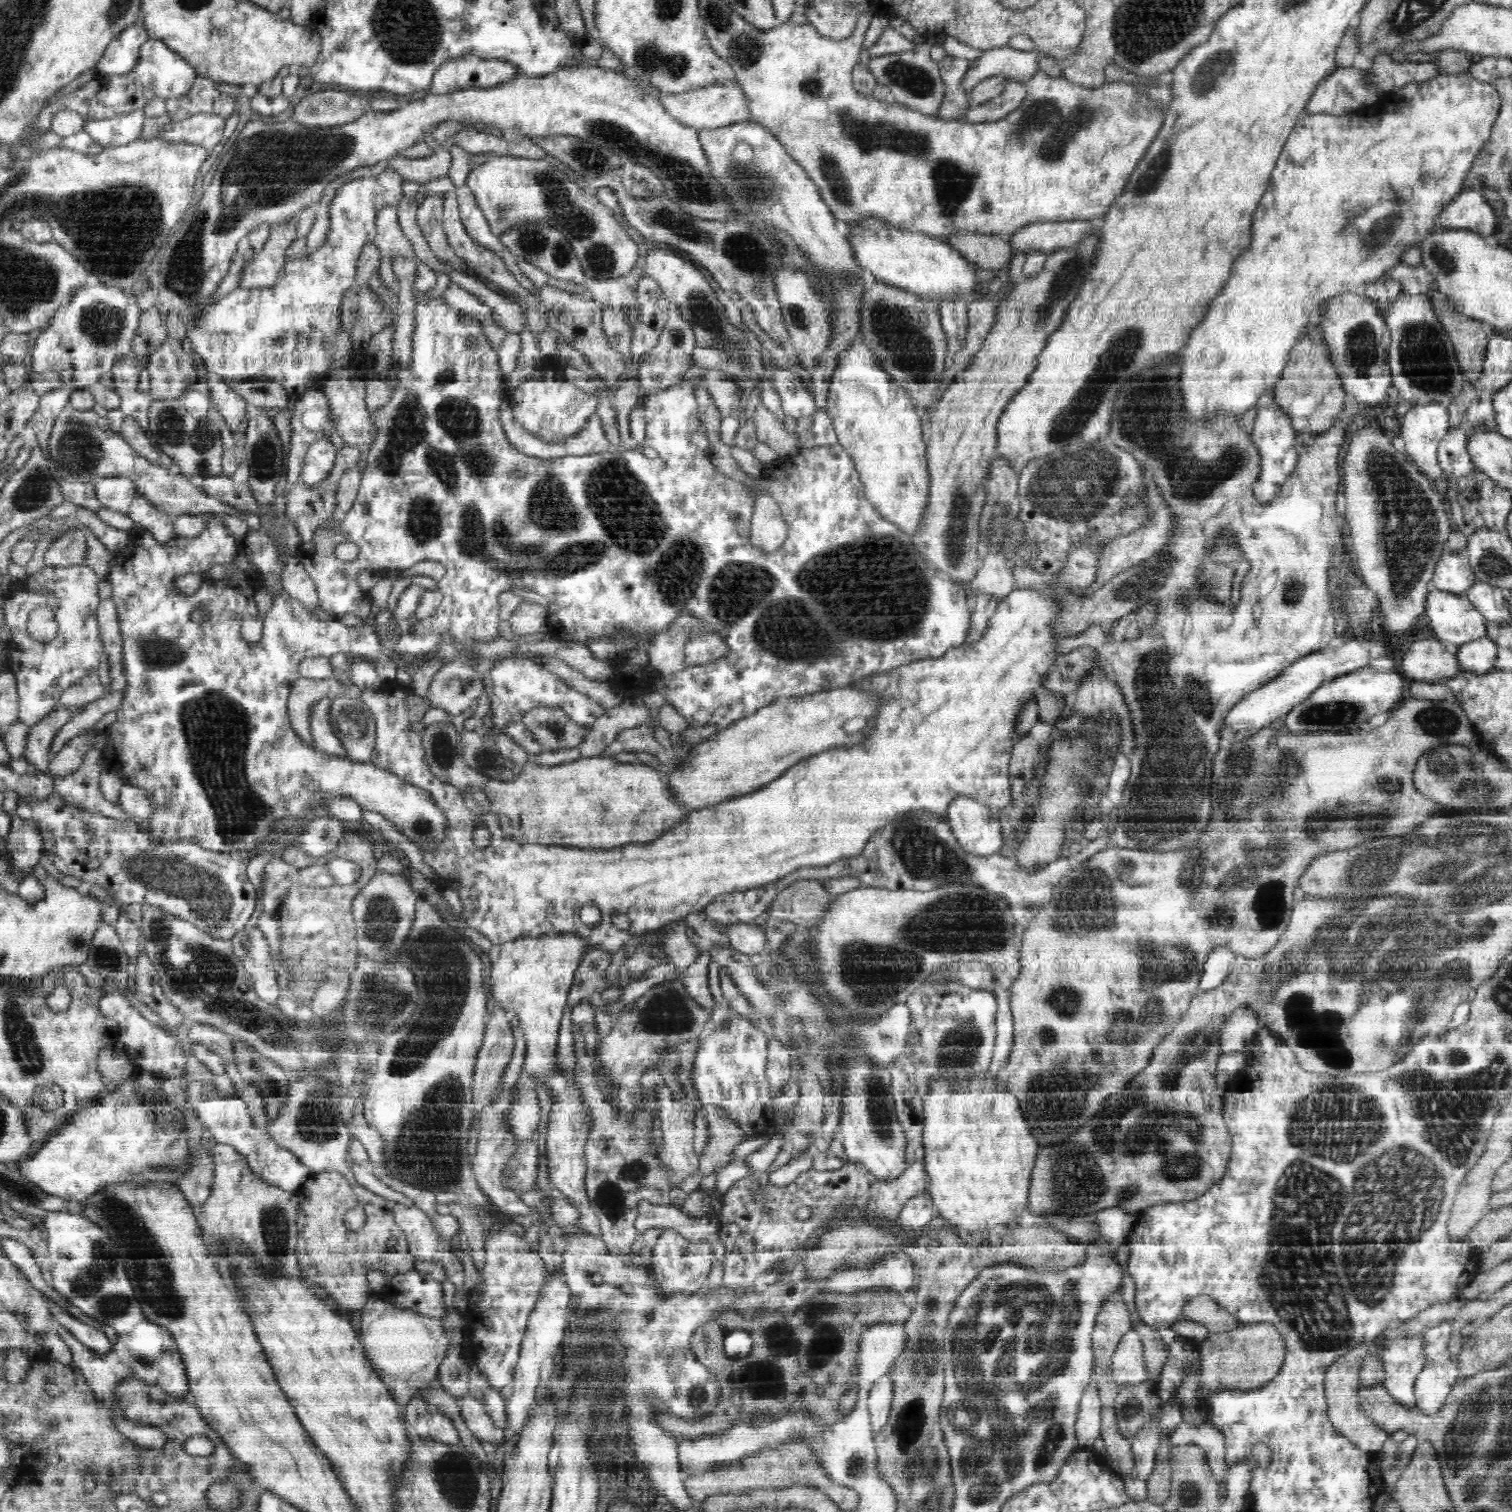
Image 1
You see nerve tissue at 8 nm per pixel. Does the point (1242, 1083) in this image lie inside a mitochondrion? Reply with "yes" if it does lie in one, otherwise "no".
no

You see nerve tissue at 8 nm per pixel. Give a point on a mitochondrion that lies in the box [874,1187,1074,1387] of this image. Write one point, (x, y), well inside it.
(921, 1359)

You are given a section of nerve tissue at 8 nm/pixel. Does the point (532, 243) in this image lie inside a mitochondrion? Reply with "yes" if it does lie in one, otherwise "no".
yes

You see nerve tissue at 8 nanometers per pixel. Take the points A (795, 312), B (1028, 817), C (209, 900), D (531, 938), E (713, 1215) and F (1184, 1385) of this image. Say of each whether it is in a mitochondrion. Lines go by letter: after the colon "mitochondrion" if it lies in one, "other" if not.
A: mitochondrion
B: other
C: mitochondrion
D: other
E: other
F: other

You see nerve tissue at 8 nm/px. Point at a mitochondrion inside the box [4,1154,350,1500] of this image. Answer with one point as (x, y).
(124, 1223)

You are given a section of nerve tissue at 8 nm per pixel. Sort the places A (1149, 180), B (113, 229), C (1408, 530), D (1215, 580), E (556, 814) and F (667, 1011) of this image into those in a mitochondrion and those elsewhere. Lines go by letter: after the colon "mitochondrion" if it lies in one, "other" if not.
A: mitochondrion
B: mitochondrion
C: mitochondrion
D: mitochondrion
E: other
F: mitochondrion

